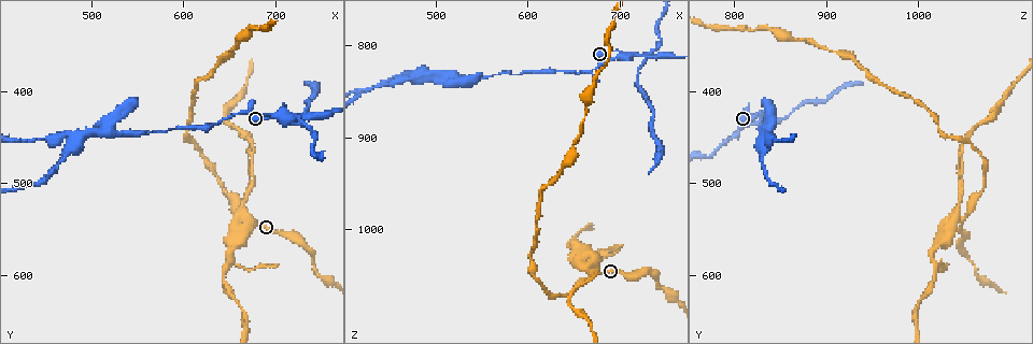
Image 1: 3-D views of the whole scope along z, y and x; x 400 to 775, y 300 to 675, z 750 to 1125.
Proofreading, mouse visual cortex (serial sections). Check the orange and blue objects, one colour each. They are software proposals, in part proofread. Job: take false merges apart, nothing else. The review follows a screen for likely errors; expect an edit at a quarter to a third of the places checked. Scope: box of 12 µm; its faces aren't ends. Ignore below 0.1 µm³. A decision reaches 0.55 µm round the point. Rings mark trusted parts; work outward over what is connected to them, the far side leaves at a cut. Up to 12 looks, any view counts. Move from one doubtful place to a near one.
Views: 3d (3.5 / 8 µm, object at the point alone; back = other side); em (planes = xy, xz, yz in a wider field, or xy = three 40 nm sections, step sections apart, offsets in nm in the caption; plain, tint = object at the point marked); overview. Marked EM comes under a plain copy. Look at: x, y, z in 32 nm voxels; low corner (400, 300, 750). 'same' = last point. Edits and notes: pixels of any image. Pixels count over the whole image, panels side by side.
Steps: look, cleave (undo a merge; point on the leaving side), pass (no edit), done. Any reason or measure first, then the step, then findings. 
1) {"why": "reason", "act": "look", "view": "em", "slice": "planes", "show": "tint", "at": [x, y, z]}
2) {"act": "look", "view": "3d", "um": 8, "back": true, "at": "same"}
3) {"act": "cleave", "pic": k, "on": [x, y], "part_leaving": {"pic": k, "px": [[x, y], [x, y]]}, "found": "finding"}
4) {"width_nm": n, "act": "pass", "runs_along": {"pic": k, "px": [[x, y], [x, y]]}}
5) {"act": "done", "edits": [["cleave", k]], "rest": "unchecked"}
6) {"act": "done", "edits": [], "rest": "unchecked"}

{"why": "a narrow waist", "act": "look", "view": "3d", "um": 3.5, "at": [634, 434, 830]}

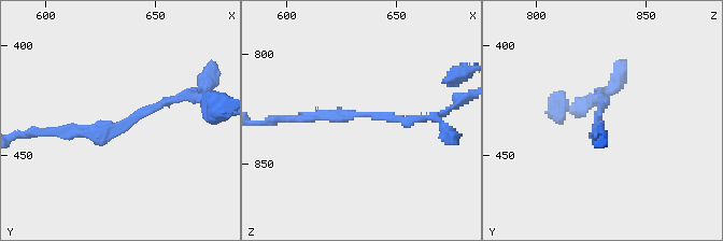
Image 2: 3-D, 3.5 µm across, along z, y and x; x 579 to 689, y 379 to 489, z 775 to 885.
{"arm_widths_nm": [150, 150], "why": "need the tissue", "act": "look", "view": "em", "slice": "xy", "step": 2, "show": "tint", "at": [634, 434, 829]}

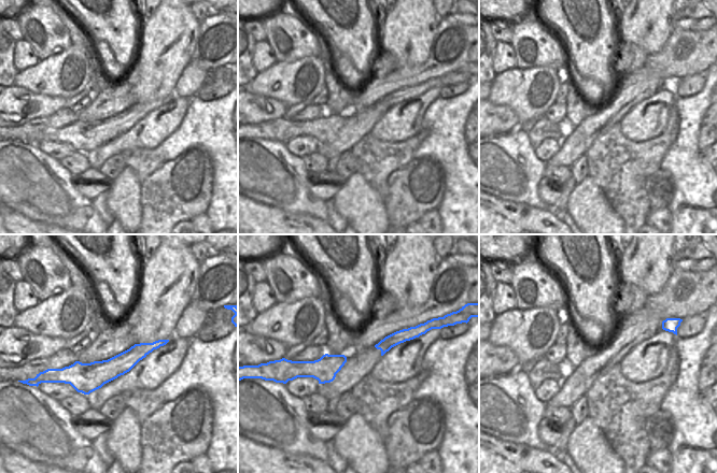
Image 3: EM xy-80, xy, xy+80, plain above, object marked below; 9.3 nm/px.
{"act": "pass", "runs_along": {"pic": 2, "px": [[184, 94], [102, 130], [56, 130]]}, "found": "one cell here"}

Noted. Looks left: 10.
{"why": "sharp bend", "act": "look", "view": "3d", "um": 3.5, "at": [728, 434, 810]}

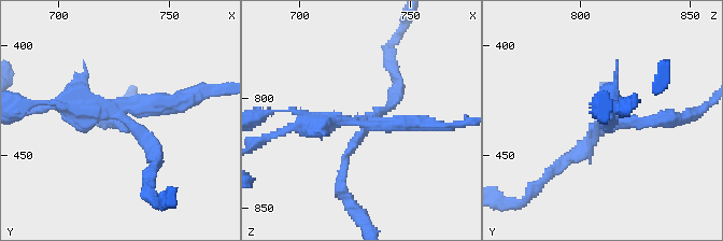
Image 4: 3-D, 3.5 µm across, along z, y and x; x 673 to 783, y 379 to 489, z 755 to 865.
{"arms": 4, "arm_widths_nm": [150, 150, 250, 300], "act": "look", "view": "em", "slice": "xy", "step": 3, "show": "tint", "at": [728, 433, 810]}

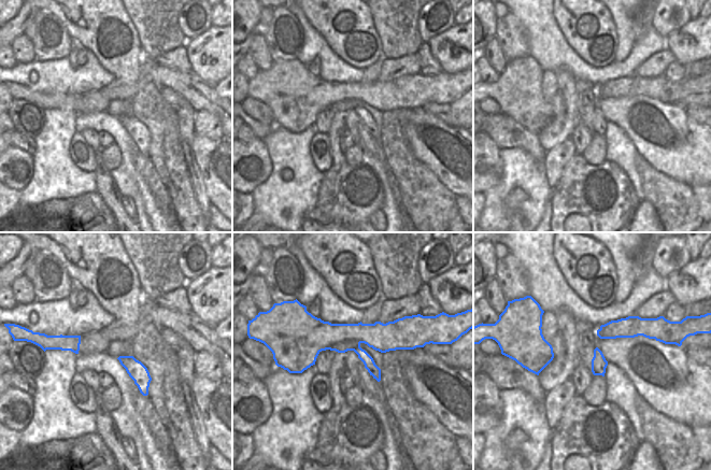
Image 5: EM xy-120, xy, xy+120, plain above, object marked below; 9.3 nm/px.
{"width_nm": 260, "act": "cleave", "pic": 4, "on": [344, 159], "border": {"pic": 5, "px": [[361, 342], [339, 341], [329, 349]]}, "found": "two cells meet here"}

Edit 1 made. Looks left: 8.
{"why": "redraw", "act": "look", "view": "overview"}

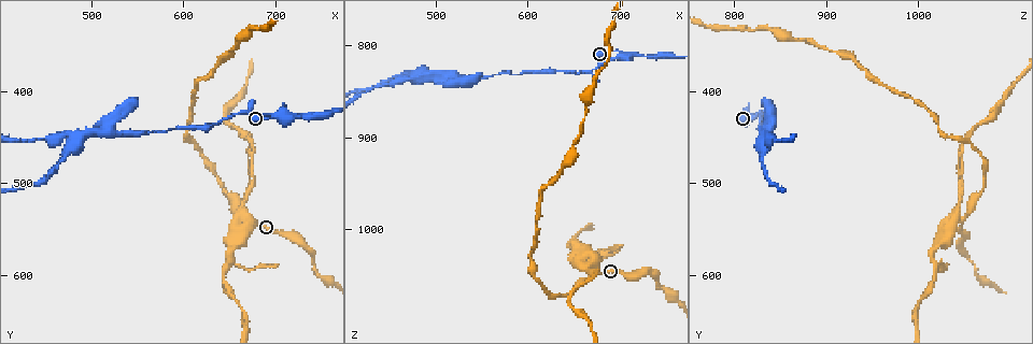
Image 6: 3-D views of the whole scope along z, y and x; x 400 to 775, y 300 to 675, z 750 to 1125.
{"why": "four-way junction", "act": "look", "view": "3d", "um": 3.5, "at": [662, 534, 1042]}

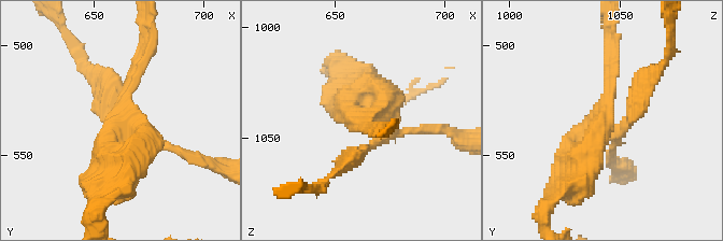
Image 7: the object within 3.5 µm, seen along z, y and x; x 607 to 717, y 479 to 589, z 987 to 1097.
{"why": "shape alone is not enough", "act": "look", "view": "em", "slice": "xy", "step": 2, "show": "tint", "at": [663, 537, 1041]}

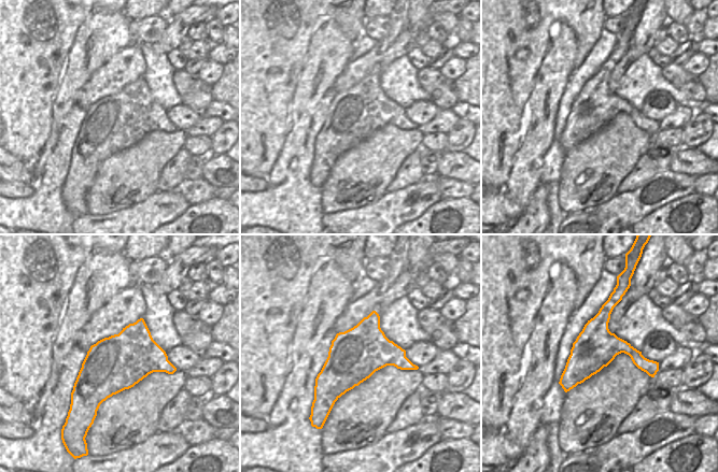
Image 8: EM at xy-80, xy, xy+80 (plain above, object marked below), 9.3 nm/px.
{"act": "cleave", "pic": 7, "on": [608, 113], "part_leaving": {"pic": 7, "px": [[610, 131], [596, 122], [612, 59]]}, "found": "a second cell is stuck on"}

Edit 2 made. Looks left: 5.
{"act": "look", "view": "3d", "um": 8, "at": [606, 452, 1028]}

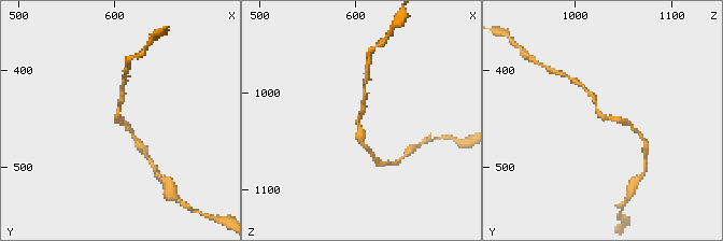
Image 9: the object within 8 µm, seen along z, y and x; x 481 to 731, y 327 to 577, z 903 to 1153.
{"act": "look", "view": "em", "slice": "planes", "show": "tint", "at": [602, 448, 1028]}

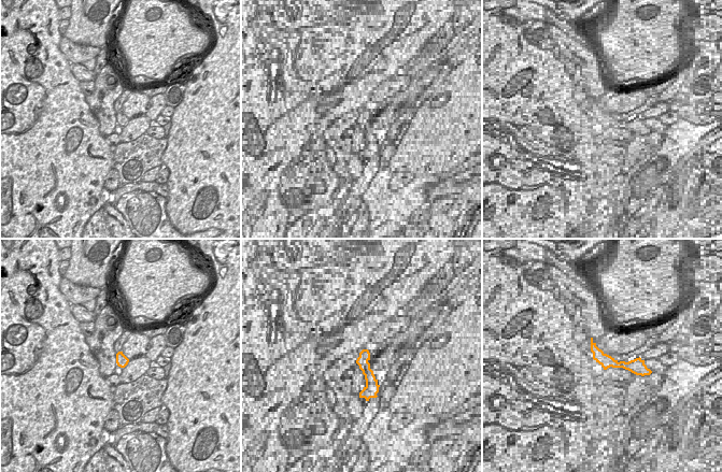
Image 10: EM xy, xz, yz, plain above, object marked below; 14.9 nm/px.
{"arm_widths_nm": [150, 200], "act": "pass", "runs_along": {"pic": 9, "px": [[629, 125], [600, 116], [586, 91]]}, "found": "continuous, no second cell"}

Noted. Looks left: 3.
{"why": "three-way junction", "act": "look", "view": "3d", "um": 3.5, "at": [478, 462, 832]}

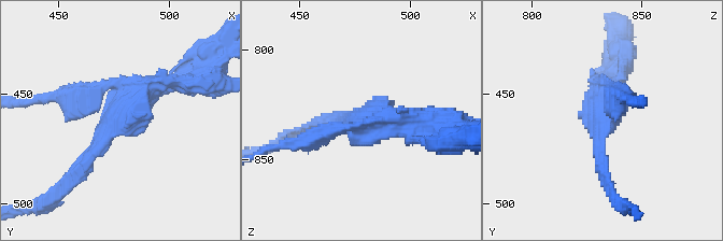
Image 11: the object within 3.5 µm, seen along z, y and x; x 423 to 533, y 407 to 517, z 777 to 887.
{"arms": 3, "arm_widths_nm": [150, 250, 250], "why": "need the tissue", "act": "look", "view": "em", "slice": "xy", "step": 5, "show": "tint", "at": [476, 462, 834]}

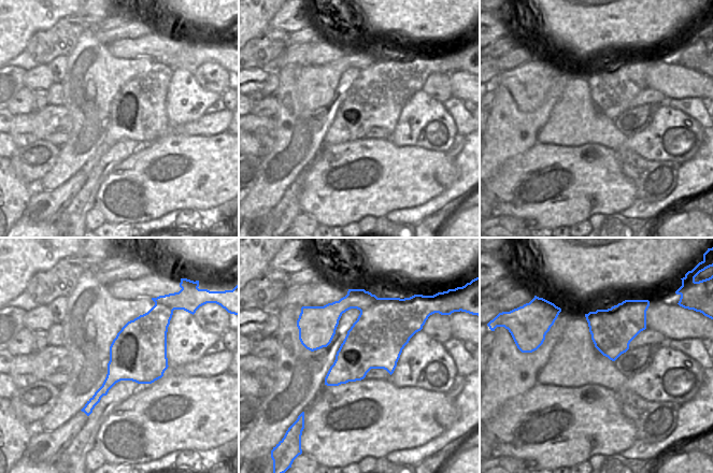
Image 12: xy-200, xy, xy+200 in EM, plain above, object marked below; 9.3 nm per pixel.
{"act": "cleave", "pic": 11, "on": [136, 119], "found": "a second cell is stuck on"}

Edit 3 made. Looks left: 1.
{"act": "done", "edits": [["cleave", 4], ["cleave", 7], ["cleave", 11]], "rest": "unchecked"}

